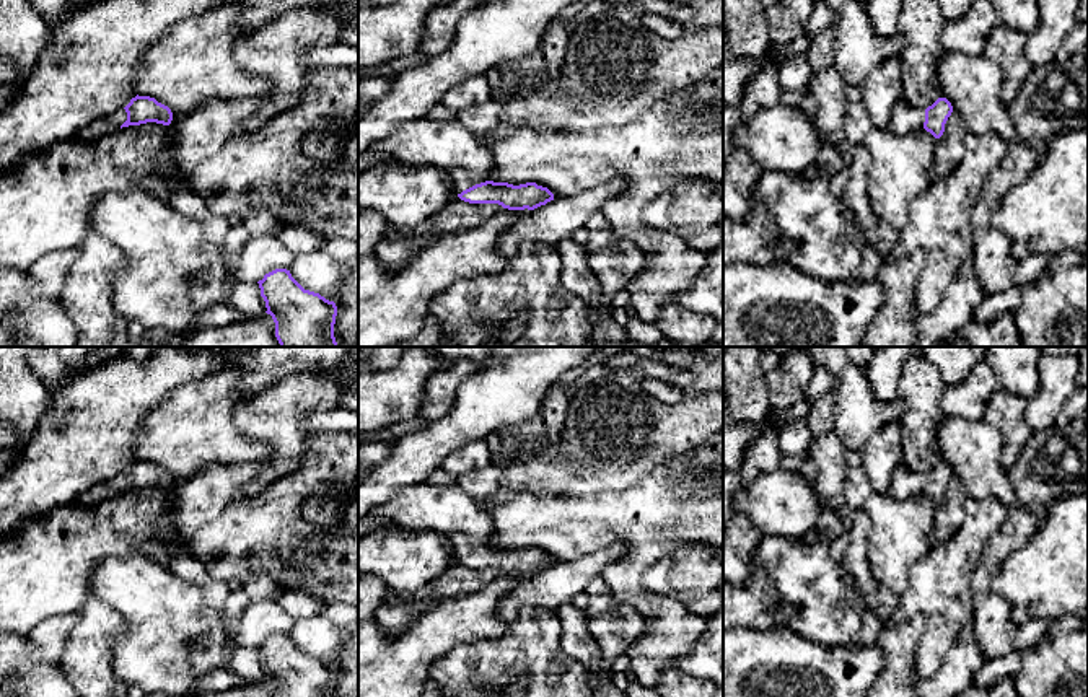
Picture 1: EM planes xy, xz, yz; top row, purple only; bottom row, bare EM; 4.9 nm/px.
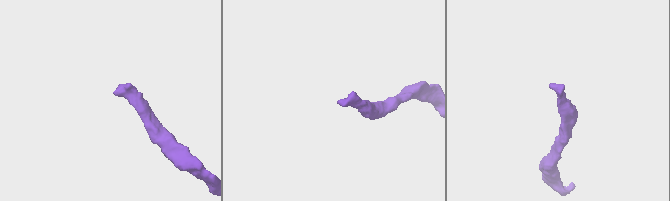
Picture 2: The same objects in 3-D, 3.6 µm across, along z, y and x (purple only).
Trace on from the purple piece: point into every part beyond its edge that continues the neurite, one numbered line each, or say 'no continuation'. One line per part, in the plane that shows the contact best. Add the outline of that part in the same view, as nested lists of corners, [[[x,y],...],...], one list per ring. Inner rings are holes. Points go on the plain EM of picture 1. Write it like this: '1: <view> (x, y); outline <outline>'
1: xz (448, 510); outline [[[458,485],[404,487],[371,515],[389,518],[397,528],[437,533],[445,537],[458,559],[490,544],[494,524],[474,497]]]

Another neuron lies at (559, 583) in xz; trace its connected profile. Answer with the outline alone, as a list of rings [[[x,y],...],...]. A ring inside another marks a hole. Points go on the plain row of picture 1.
[[[614,544],[599,549],[590,555],[580,557],[572,563],[554,563],[537,572],[529,580],[516,585],[503,596],[497,607],[497,616],[510,624],[521,609],[557,609],[572,603],[573,598],[585,591],[594,576],[601,576],[606,565],[622,559],[627,547]]]

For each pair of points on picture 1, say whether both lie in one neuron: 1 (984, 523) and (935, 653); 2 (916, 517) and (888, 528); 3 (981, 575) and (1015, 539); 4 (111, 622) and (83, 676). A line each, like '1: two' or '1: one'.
1: one
2: one
3: one
4: one

